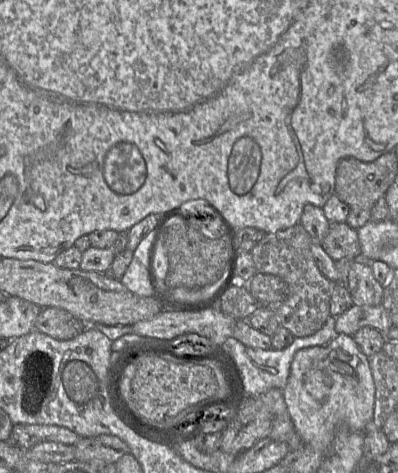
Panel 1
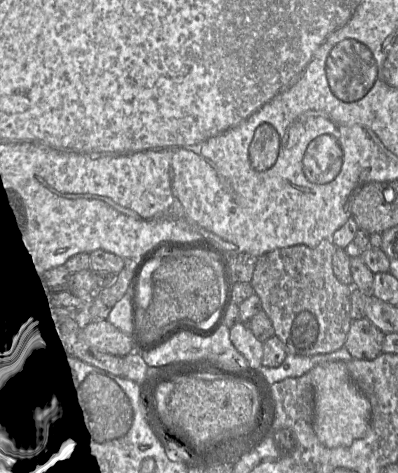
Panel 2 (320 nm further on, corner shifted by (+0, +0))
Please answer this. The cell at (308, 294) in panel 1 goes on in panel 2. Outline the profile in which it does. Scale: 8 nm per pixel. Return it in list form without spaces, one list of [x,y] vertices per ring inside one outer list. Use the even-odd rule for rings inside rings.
[[[331,239],[322,240],[315,248],[305,245],[295,245],[277,248],[258,257],[253,272],[251,285],[273,324],[277,336],[287,351],[287,354],[314,356],[328,354],[341,349],[346,341],[352,323],[350,316],[350,295],[353,286],[342,284],[334,275],[332,267],[333,255],[337,247]]]

